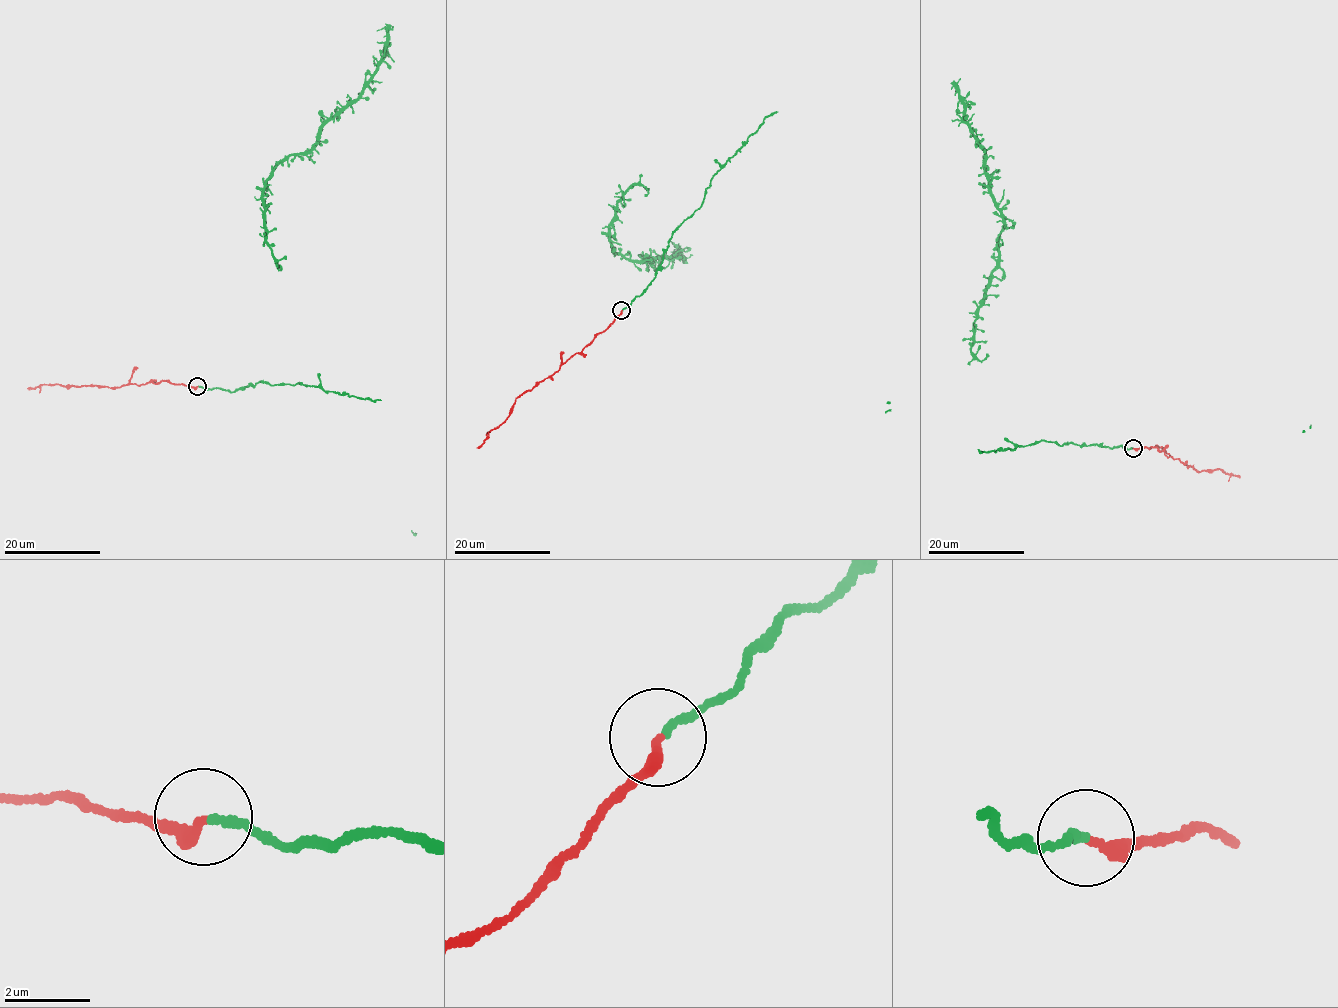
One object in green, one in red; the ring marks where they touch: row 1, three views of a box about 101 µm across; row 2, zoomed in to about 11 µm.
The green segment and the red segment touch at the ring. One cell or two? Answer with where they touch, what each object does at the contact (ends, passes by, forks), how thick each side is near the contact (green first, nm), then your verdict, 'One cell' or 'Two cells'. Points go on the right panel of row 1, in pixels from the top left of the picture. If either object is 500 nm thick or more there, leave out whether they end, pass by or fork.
Place: (1133, 448). At the ring green ends. At the ring red ends. Thickness 180 nm (green) against 260 nm. Two cells

